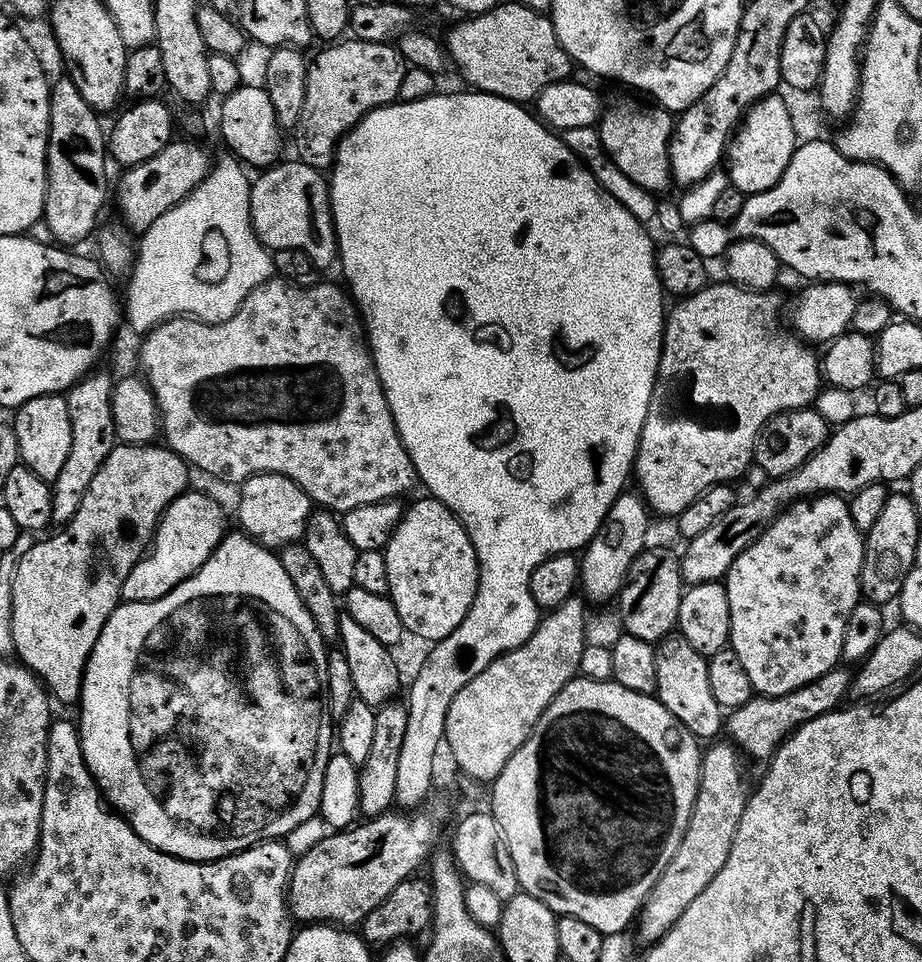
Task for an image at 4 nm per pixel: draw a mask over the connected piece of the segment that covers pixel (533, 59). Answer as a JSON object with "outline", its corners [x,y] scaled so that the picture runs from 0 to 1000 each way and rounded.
{"outline":[[[539,3],[537,8],[528,12],[509,16],[500,25],[495,25],[486,33],[484,41],[485,61],[489,70],[499,74],[499,79],[504,83],[509,93],[517,96],[530,96],[550,104],[561,106],[577,106],[586,99],[592,89],[603,83],[615,83],[621,78],[623,68],[620,61],[610,52],[605,44],[605,35],[601,35],[598,20],[589,12],[581,12],[567,4]]]}

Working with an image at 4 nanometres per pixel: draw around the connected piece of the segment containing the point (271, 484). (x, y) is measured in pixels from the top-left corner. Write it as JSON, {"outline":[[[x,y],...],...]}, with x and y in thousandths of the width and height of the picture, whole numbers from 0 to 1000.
{"outline":[[[303,491],[282,492],[266,499],[259,511],[258,538],[261,545],[259,548],[268,556],[296,572],[322,564],[329,558],[341,525],[332,511],[317,498]]]}

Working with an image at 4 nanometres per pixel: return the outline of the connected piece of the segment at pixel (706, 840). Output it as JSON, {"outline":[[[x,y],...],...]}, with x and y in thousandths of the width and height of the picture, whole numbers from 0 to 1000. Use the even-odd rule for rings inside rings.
{"outline":[[[781,771],[769,772],[762,779],[757,825],[740,875],[735,875],[731,892],[727,892],[722,904],[718,904],[714,917],[709,917],[694,943],[689,965],[698,983],[710,981],[731,964],[744,942],[766,925],[770,913],[774,913],[774,909],[787,900],[787,892],[792,892],[792,879],[796,879],[796,867],[800,867],[800,854],[805,854],[805,842],[811,833],[813,819],[807,816],[804,783],[793,772],[777,772]]]}

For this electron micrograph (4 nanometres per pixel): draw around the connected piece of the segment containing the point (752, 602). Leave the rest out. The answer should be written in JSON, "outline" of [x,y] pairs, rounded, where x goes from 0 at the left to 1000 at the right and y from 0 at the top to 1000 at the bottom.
{"outline":[[[890,514],[884,518],[873,518],[856,524],[822,560],[813,568],[809,568],[809,572],[805,572],[800,580],[796,580],[789,599],[785,600],[783,606],[792,626],[792,659],[790,660],[792,673],[805,687],[805,693],[809,695],[809,702],[813,705],[817,720],[826,723],[850,723],[855,719],[863,719],[867,715],[872,715],[879,709],[883,709],[888,703],[896,702],[912,689],[914,661],[918,659],[919,651],[918,642],[935,624],[933,594],[937,583],[937,557],[931,551],[931,547],[926,547],[926,538],[922,534],[920,525],[921,521],[911,514]]]}

